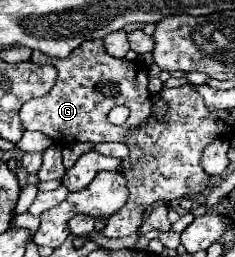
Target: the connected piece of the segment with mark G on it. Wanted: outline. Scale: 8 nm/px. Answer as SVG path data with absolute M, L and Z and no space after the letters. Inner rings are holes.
M100 39L84 41L64 59L54 59L34 51L30 61L38 65L54 65L58 69L58 79L50 93L38 99L30 99L20 109L22 125L28 131L42 131L60 147L70 145L72 141L123 142L128 137L128 131L138 129L150 116L148 71L142 69L136 61L108 55ZM116 105L126 105L130 109L130 117L123 126L112 127L106 115Z

